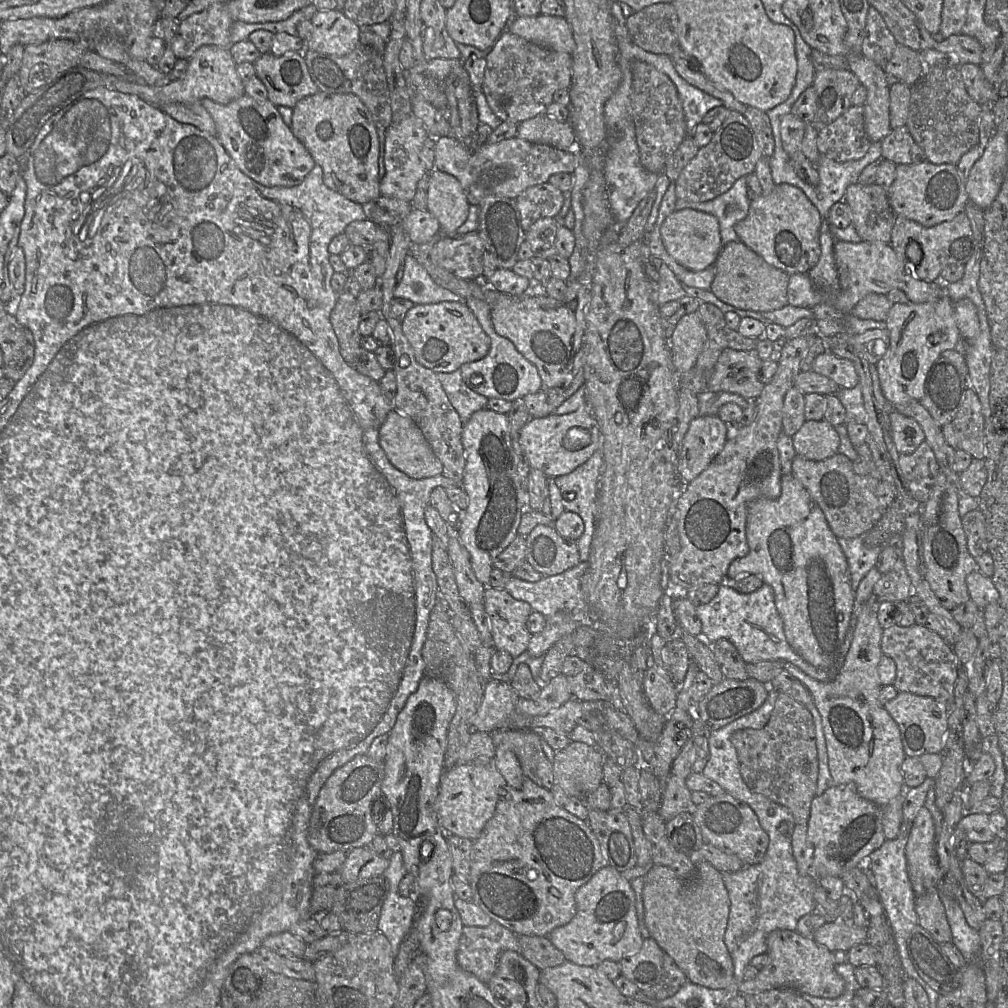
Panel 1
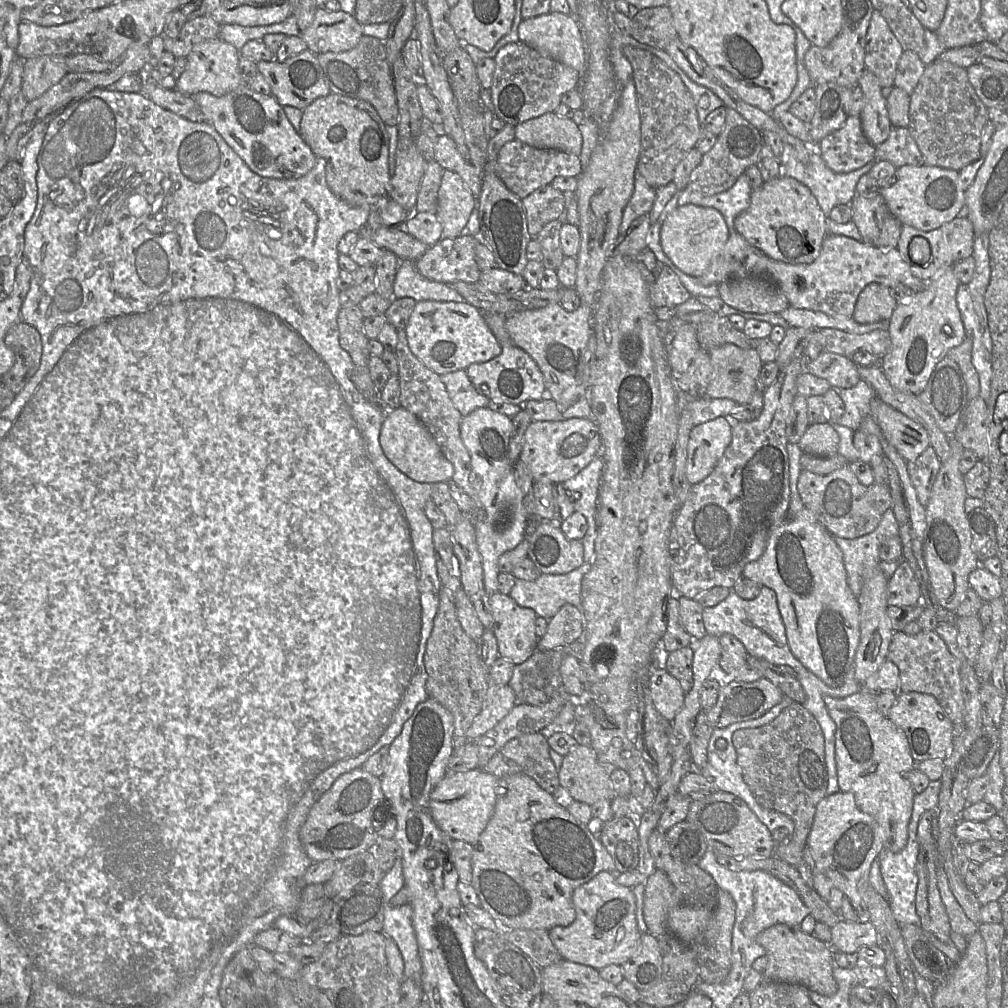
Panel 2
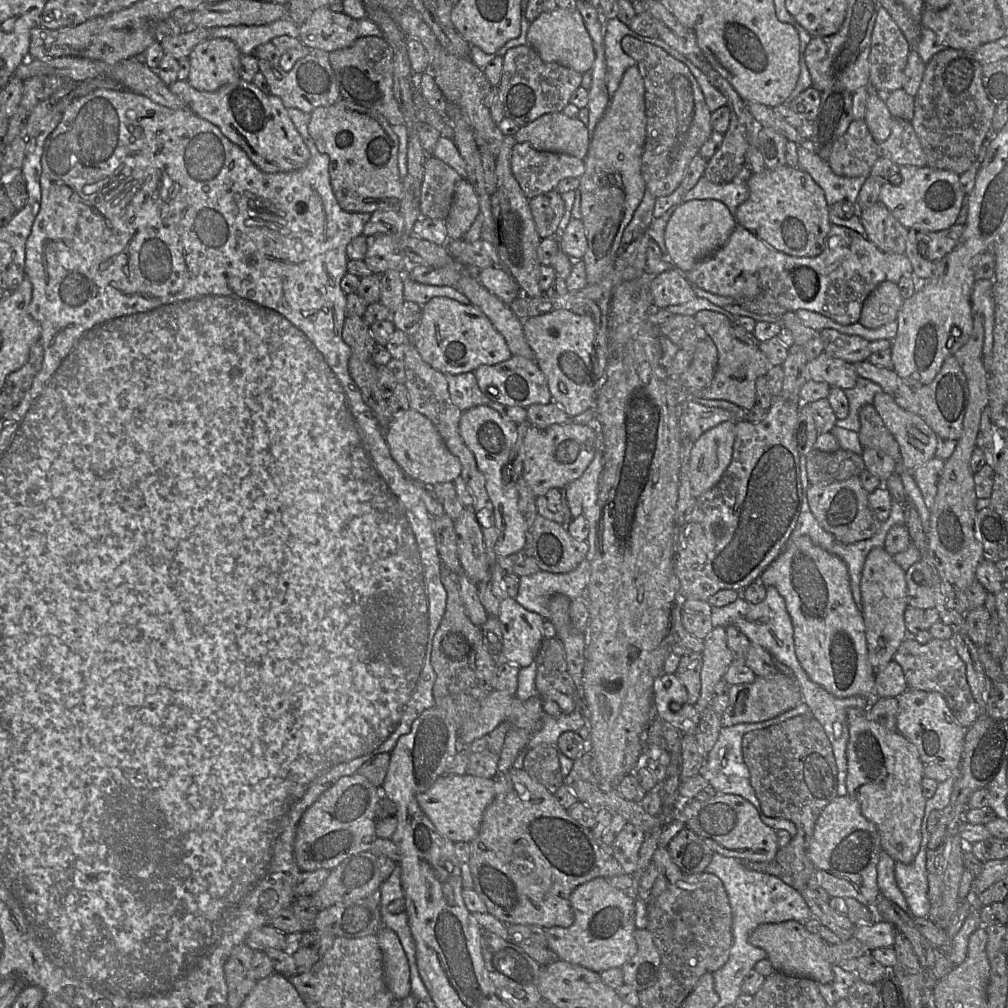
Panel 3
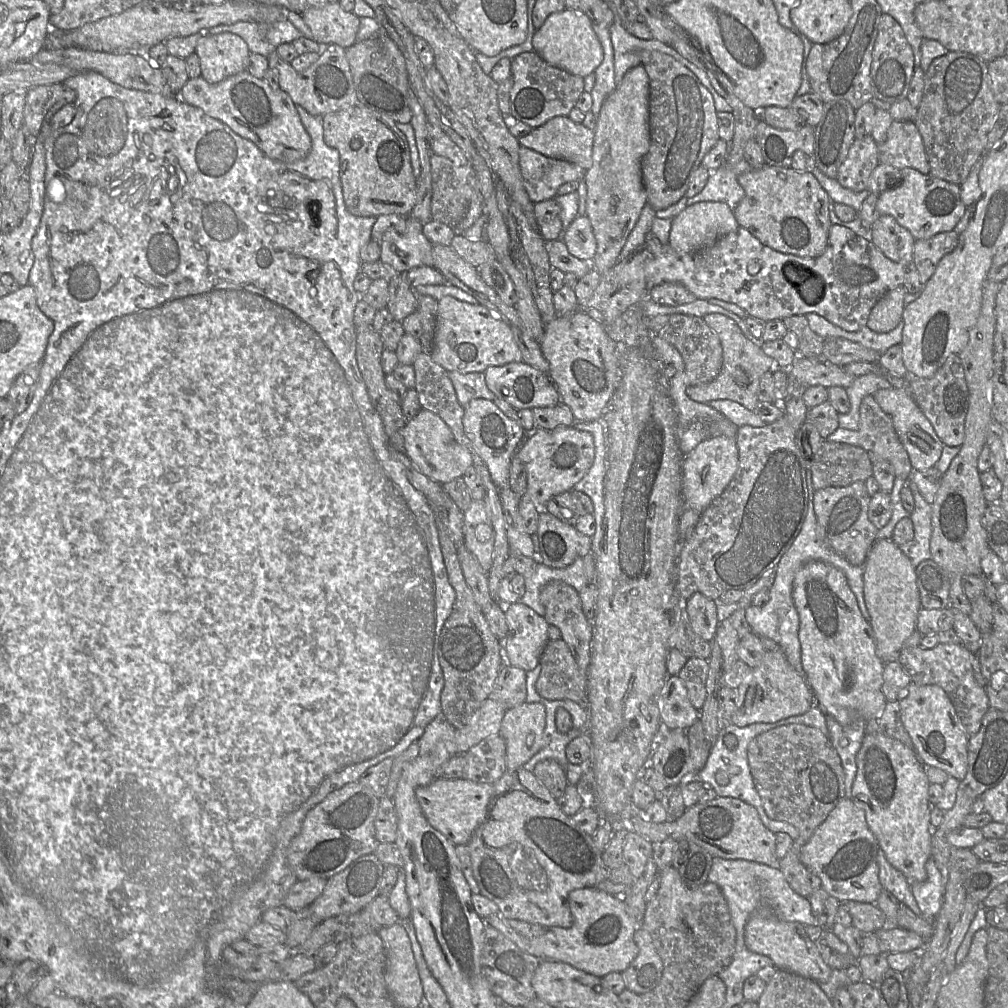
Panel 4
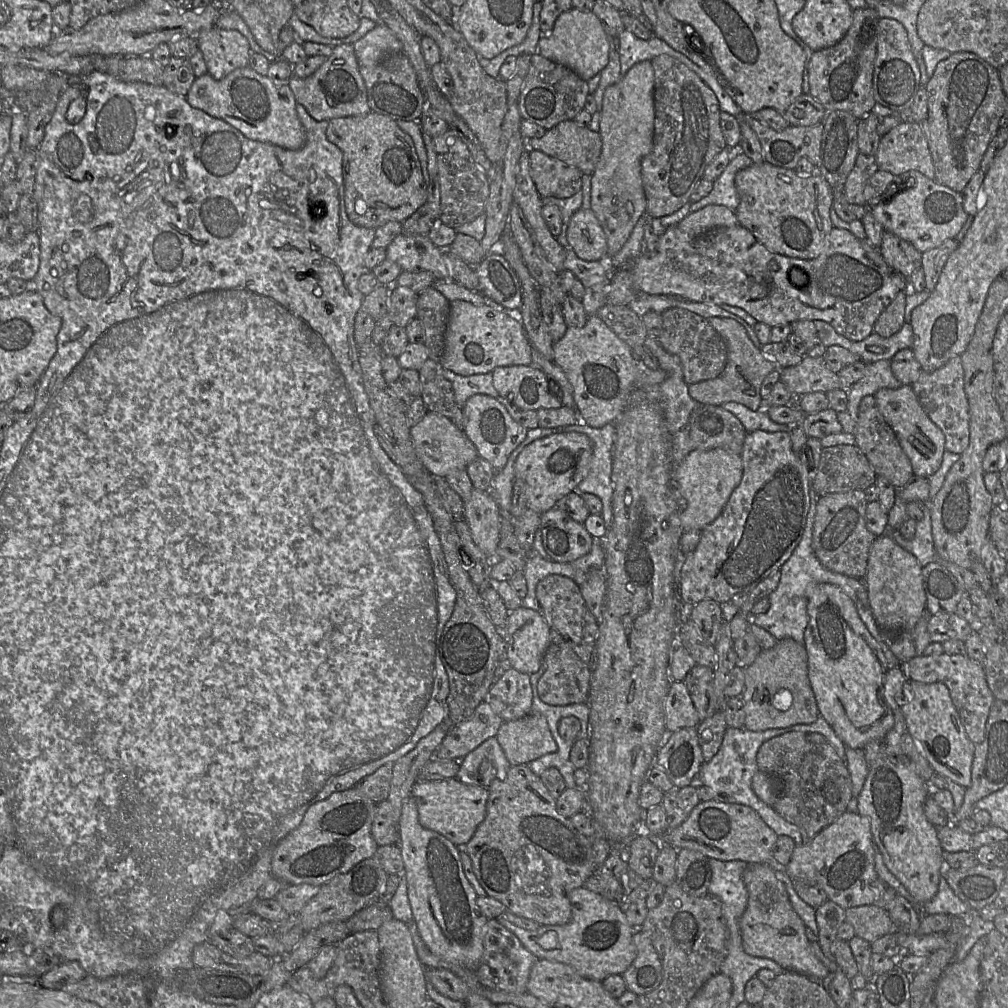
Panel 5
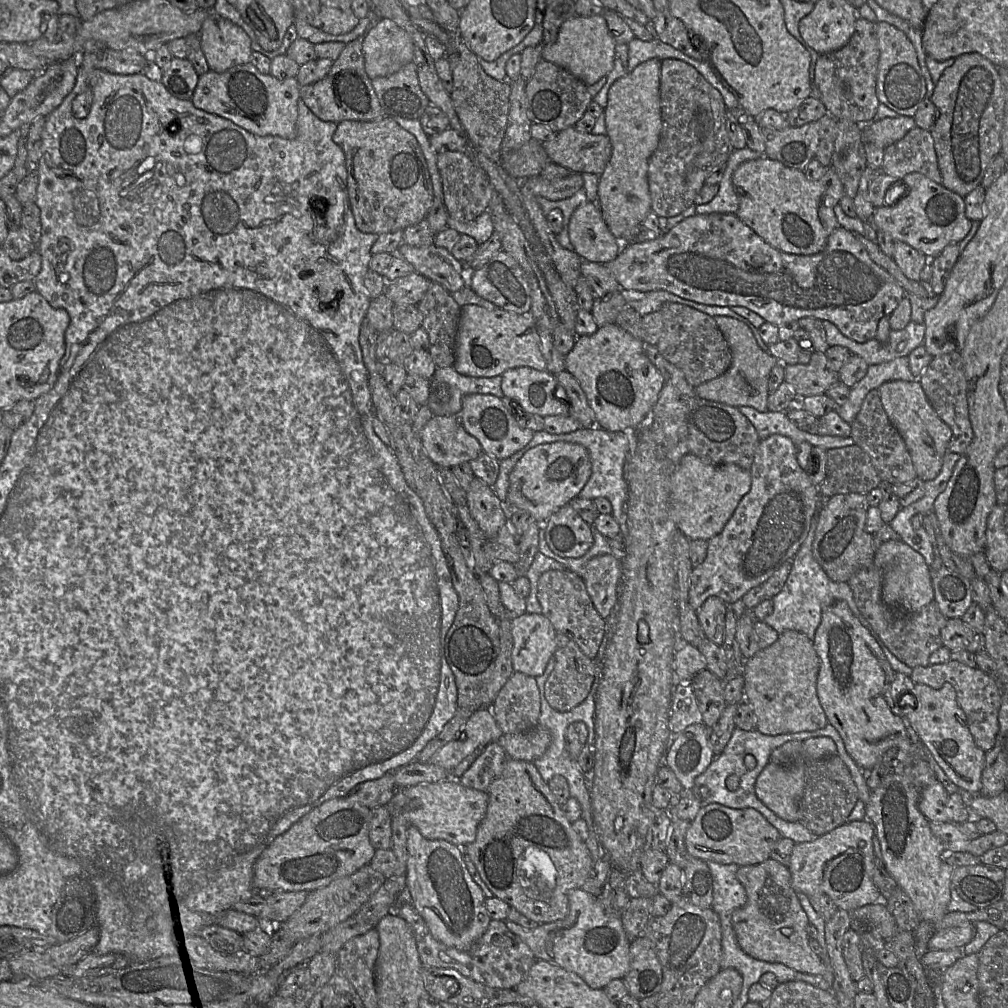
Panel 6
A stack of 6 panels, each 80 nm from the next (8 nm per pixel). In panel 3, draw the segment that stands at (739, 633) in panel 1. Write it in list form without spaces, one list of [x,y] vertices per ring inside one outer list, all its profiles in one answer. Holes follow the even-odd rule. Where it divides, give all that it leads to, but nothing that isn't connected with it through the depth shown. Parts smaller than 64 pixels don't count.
[[[774,586],[766,587],[766,597],[758,604],[752,604],[740,596],[726,606],[712,607],[711,622],[714,628],[735,626],[752,644],[763,647],[775,661],[788,666],[793,671],[793,675],[799,675],[799,671],[803,671],[808,677],[795,653],[794,628],[785,600]]]

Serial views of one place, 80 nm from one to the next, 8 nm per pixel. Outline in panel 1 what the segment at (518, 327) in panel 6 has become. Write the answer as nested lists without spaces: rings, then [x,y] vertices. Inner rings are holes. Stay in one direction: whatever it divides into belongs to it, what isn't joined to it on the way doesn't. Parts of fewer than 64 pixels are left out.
[[[463,300],[414,304],[401,321],[401,326],[416,360],[433,372],[453,372],[464,363],[482,359],[491,345],[489,336]]]

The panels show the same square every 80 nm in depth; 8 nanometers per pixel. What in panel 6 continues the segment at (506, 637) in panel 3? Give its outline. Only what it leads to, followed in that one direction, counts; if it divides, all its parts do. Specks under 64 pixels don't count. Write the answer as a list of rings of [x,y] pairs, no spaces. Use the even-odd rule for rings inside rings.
[[[524,613],[512,617],[512,665],[515,672],[534,678],[545,671],[558,646],[550,621],[542,614]]]

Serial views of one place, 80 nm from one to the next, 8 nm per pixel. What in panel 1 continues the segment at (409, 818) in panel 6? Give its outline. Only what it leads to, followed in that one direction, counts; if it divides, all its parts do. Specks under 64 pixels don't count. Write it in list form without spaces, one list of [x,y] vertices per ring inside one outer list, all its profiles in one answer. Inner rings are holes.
[[[490,759],[486,765],[456,764],[446,769],[435,800],[438,823],[448,835],[475,841],[493,816],[506,784],[495,766],[494,759]]]

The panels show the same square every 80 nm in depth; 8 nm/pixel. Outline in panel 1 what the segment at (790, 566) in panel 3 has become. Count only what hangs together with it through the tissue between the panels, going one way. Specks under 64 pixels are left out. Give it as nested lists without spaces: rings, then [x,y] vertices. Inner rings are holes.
[[[791,473],[781,477],[781,494],[776,499],[760,498],[747,509],[746,539],[749,552],[735,559],[727,571],[727,581],[757,575],[773,589],[776,609],[783,621],[789,645],[803,659],[834,678],[842,667],[851,643],[851,619],[855,592],[851,589],[846,557],[825,516],[800,481]]]

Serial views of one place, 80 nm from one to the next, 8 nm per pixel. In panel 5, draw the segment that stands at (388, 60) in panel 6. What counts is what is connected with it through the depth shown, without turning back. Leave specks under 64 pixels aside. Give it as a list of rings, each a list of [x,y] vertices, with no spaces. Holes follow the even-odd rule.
[[[379,22],[360,40],[353,43],[359,66],[374,66],[386,56],[402,51],[402,44],[385,24]]]

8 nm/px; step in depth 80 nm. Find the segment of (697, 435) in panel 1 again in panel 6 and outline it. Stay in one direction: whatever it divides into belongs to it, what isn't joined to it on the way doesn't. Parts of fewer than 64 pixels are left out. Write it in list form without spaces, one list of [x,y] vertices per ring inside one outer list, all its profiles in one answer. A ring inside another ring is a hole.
[[[688,453],[681,458],[670,479],[670,519],[690,540],[708,541],[723,530],[750,488],[751,477],[748,470],[735,464],[710,464]]]

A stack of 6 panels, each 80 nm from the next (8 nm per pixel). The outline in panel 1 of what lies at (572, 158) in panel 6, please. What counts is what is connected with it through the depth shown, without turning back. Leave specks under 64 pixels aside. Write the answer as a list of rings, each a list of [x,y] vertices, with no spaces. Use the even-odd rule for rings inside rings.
[[[539,114],[518,123],[516,137],[536,144],[547,144],[561,150],[569,149],[576,140],[569,122],[559,122],[545,114]]]

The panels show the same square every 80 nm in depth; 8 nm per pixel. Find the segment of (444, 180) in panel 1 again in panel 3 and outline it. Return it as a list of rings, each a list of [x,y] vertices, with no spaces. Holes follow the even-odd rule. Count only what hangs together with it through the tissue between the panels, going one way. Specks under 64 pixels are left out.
[[[461,179],[455,186],[452,204],[444,220],[448,240],[462,239],[479,213],[479,198],[474,186],[467,179]]]

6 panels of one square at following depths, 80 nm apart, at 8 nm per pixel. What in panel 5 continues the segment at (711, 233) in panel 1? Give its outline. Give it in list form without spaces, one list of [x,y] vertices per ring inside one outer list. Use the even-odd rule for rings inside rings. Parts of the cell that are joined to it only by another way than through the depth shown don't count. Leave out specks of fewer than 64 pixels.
[[[707,205],[690,212],[677,227],[690,237],[698,237],[710,230],[739,225],[734,211],[722,205]]]

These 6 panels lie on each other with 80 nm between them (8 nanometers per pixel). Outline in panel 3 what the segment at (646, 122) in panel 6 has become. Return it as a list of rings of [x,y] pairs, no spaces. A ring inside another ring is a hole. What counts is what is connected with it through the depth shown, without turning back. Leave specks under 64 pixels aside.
[[[633,66],[624,73],[594,129],[583,160],[585,170],[579,177],[581,219],[587,238],[587,249],[582,261],[588,285],[598,283],[612,267],[624,229],[646,191],[641,175],[645,139],[645,86],[638,67]]]

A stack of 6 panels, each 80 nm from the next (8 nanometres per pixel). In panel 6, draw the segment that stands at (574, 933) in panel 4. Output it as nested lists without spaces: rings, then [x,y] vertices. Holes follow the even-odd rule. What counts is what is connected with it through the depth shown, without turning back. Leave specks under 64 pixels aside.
[[[581,888],[569,894],[569,913],[565,919],[539,924],[535,929],[526,929],[505,920],[507,928],[518,935],[530,948],[537,960],[545,960],[574,972],[593,989],[603,989],[614,979],[623,979],[630,964],[630,940],[623,929],[621,915],[609,914],[598,897]]]

